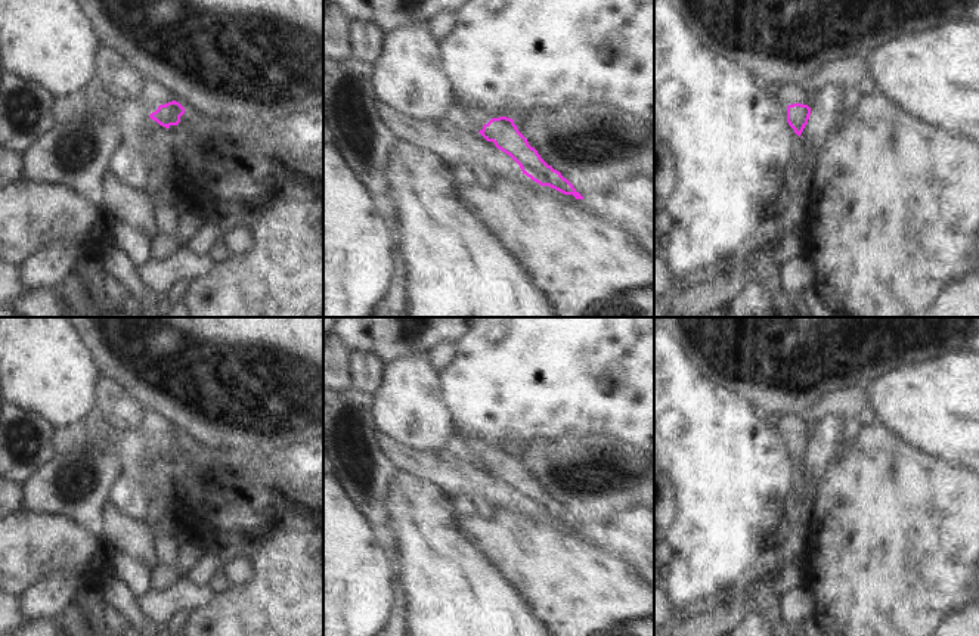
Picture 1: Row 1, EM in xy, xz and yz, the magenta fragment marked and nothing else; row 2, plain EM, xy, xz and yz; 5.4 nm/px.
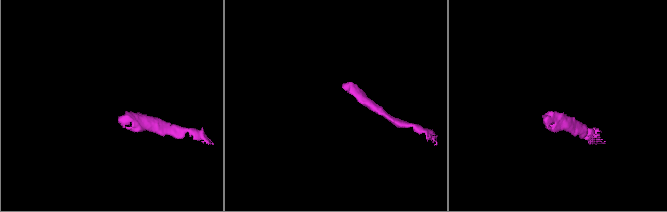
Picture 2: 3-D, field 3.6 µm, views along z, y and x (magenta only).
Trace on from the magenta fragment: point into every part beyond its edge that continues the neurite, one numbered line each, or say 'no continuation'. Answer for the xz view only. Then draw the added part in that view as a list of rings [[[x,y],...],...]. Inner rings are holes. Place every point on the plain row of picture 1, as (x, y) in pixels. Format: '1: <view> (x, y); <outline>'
1: xz (477, 447); [[[455,429],[455,434],[464,441],[465,447],[474,454],[475,459],[490,452],[489,447],[486,447],[483,441],[474,437],[464,435],[456,429]]]

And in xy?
1: xy (149, 422); [[[146,410],[142,412],[142,422],[136,432],[140,435],[146,447],[149,447],[152,443],[158,440],[158,435],[155,434],[158,425],[159,425],[158,415]]]

